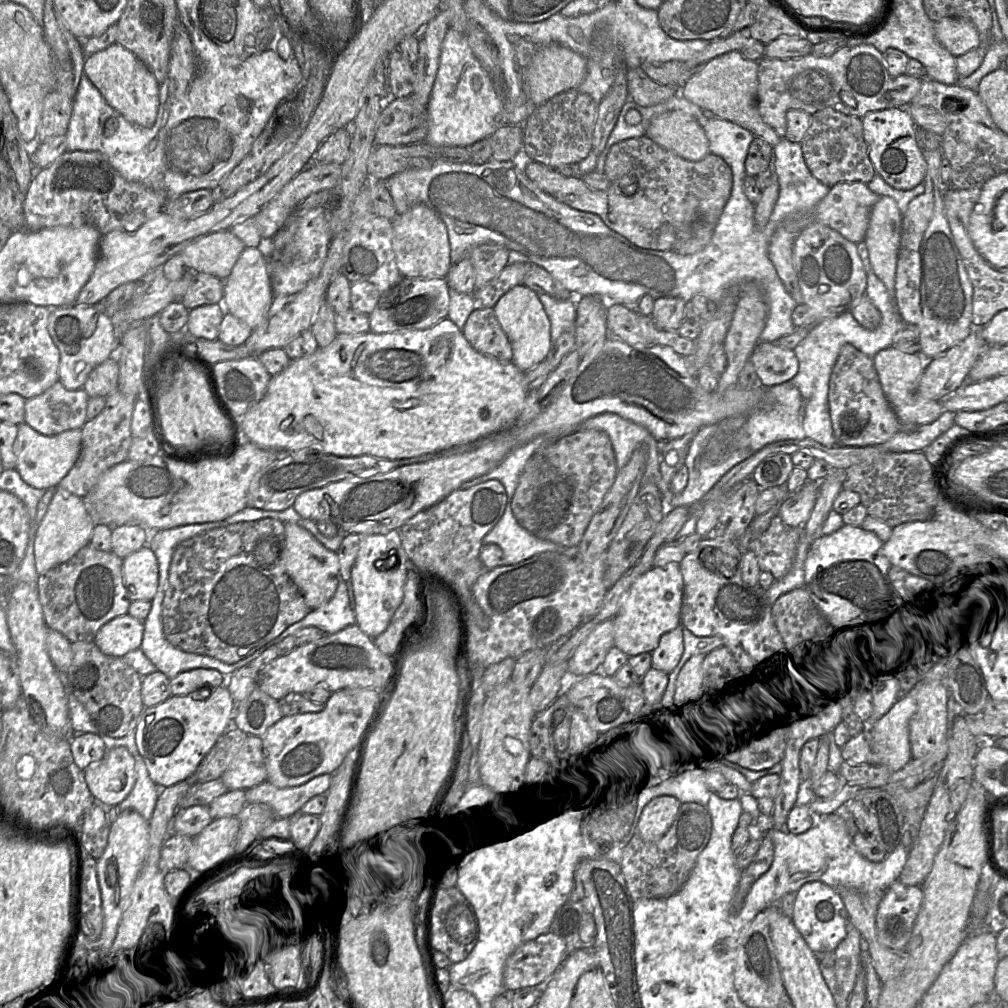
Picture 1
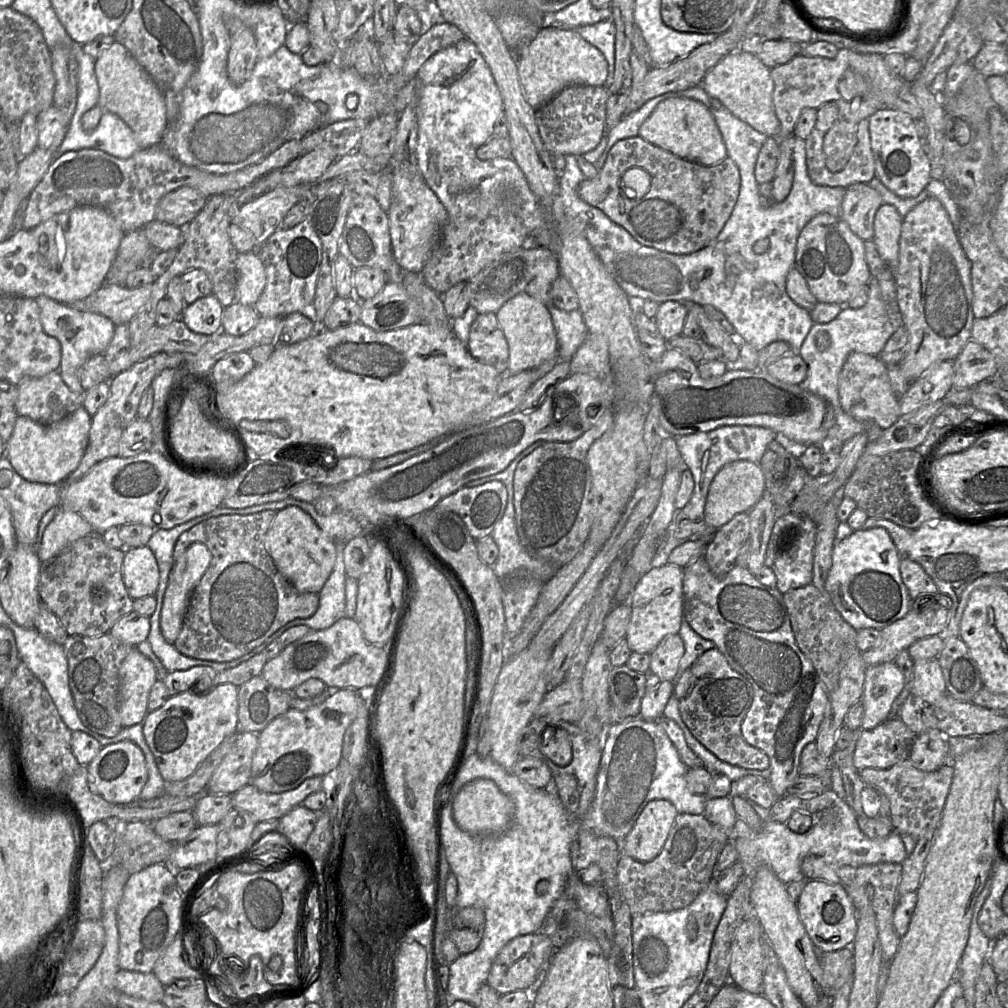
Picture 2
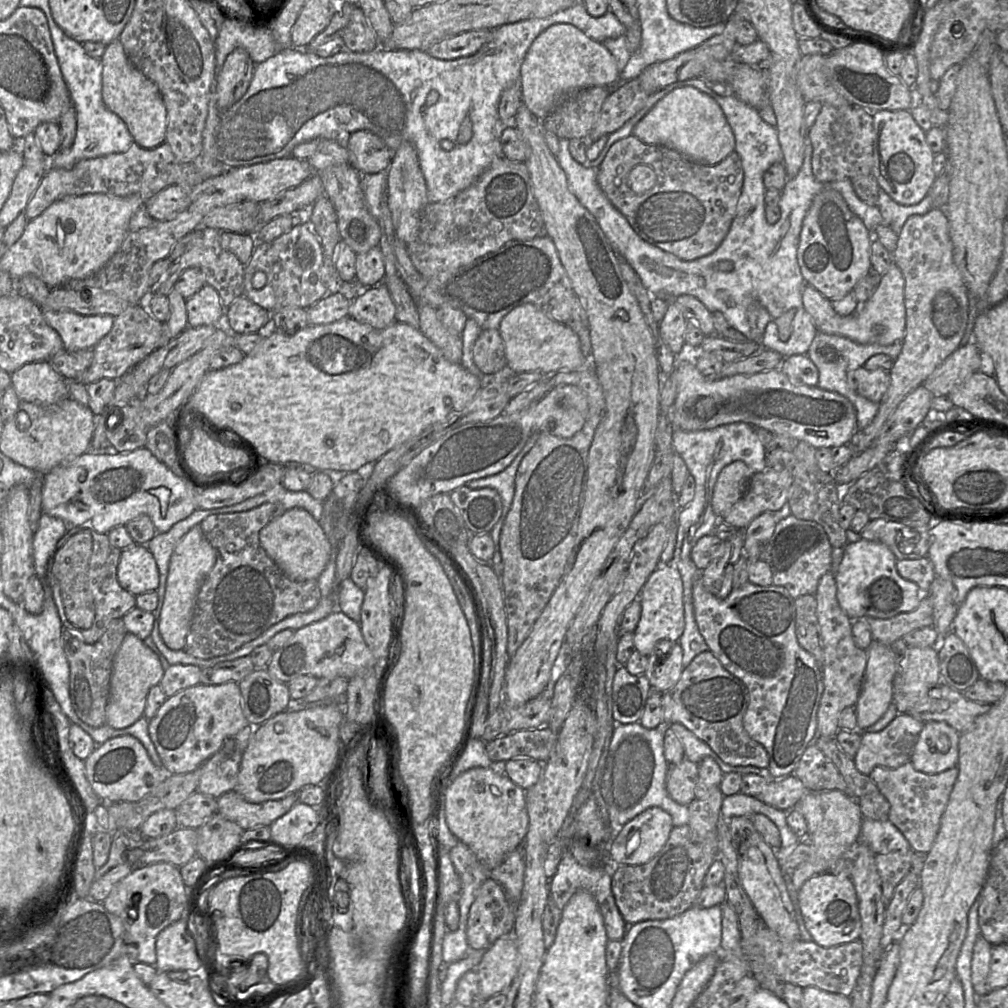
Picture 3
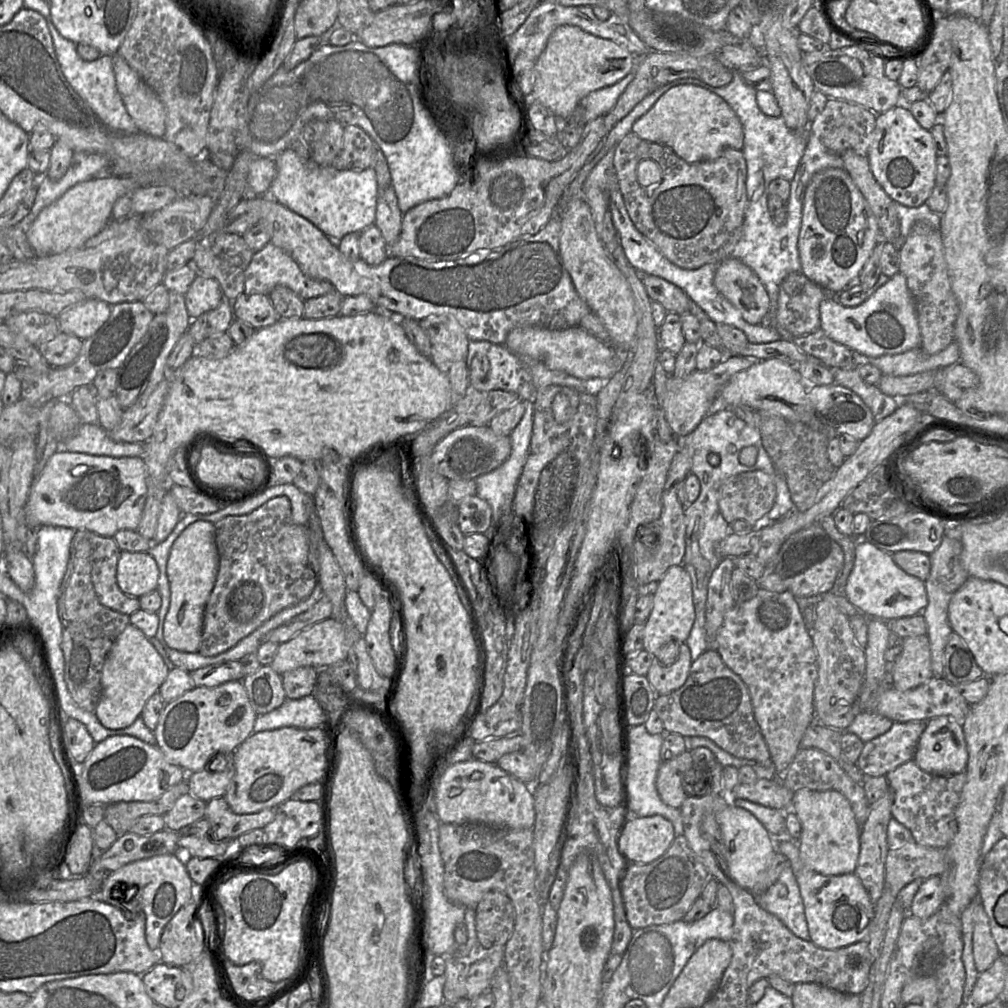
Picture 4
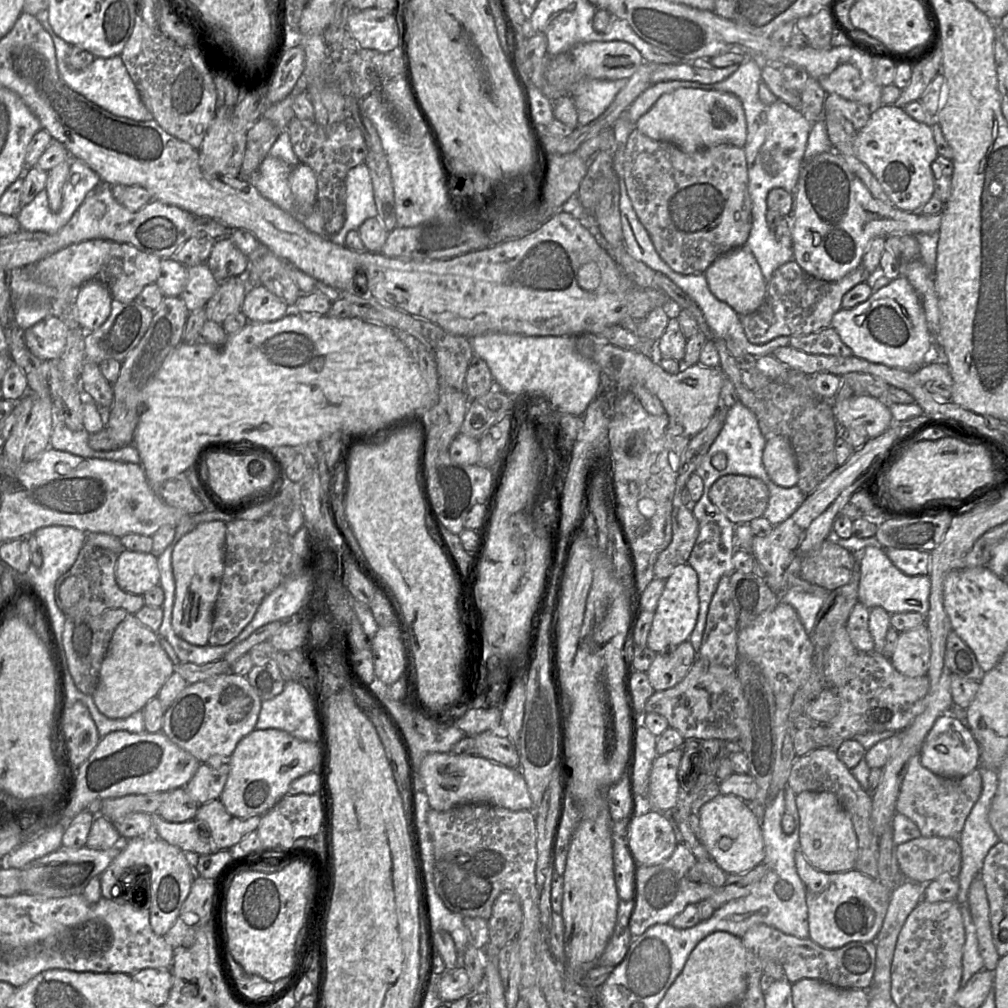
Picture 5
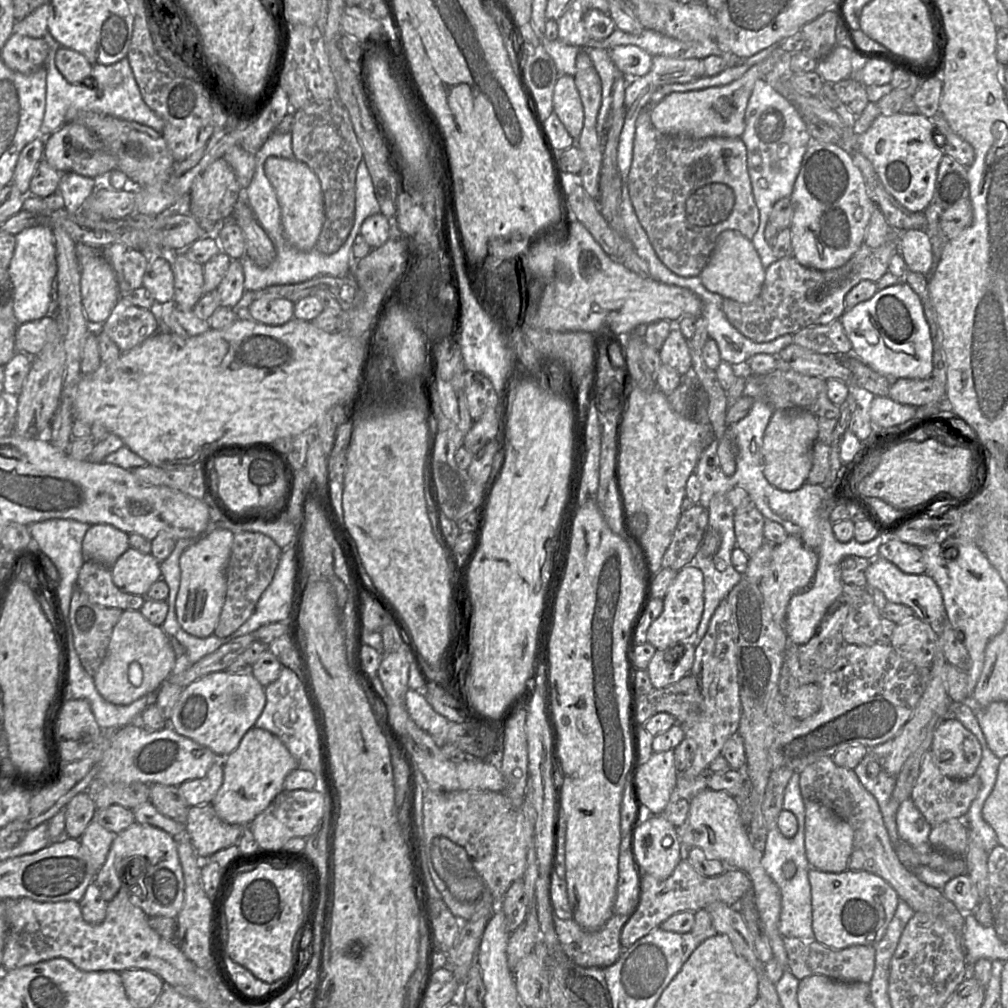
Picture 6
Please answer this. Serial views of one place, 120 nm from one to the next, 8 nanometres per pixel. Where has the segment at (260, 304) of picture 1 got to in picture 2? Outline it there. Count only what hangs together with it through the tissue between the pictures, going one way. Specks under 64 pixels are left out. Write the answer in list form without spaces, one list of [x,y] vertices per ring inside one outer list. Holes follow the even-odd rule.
[[[257,253],[238,254],[236,259],[237,283],[235,301],[254,307],[266,285],[266,274]]]

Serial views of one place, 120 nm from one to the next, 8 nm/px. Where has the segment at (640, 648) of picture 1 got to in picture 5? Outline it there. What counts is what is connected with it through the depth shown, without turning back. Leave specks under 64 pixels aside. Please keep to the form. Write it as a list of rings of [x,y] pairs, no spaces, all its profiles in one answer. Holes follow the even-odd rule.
[[[689,564],[677,566],[665,580],[663,592],[654,611],[647,637],[647,647],[659,653],[670,653],[670,649],[690,637],[699,612],[698,576]]]

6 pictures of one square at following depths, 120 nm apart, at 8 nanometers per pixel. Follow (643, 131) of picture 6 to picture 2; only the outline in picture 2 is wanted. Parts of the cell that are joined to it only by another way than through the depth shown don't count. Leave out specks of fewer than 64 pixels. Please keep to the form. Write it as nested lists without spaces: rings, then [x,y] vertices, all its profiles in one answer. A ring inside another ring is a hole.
[[[640,136],[621,139],[610,149],[604,166],[593,179],[585,179],[578,187],[578,196],[598,208],[615,224],[627,230],[640,244],[675,255],[689,255],[708,246],[719,235],[737,202],[741,177],[737,164],[726,157],[717,164],[704,166],[679,158]],[[630,168],[641,168],[651,176],[648,192],[640,199],[629,199],[620,187],[622,175]]]

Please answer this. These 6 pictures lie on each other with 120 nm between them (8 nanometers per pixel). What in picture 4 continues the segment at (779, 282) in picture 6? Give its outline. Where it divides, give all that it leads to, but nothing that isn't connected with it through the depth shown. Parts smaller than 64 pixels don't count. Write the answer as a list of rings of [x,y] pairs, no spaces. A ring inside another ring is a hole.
[[[802,271],[787,274],[779,286],[772,326],[786,330],[792,337],[801,337],[820,329],[820,303],[829,296],[835,295],[810,280]]]

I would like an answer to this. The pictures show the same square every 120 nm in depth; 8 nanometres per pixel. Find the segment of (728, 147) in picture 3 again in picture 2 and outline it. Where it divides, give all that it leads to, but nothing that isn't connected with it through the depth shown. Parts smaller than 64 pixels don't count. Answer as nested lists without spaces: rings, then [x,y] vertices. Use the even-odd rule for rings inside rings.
[[[668,98],[660,102],[641,125],[638,136],[679,158],[704,166],[717,164],[727,157],[725,143],[711,111],[689,98]]]

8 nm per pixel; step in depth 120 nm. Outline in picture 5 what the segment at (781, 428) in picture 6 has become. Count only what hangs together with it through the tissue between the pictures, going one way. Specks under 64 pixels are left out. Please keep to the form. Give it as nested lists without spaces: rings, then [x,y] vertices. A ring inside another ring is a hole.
[[[782,435],[767,439],[762,462],[769,478],[778,486],[797,485],[798,468],[790,441]]]

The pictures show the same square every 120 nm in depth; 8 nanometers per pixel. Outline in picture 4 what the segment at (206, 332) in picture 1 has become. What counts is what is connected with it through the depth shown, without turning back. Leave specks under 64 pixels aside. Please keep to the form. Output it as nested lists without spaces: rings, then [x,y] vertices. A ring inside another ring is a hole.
[[[198,274],[184,294],[184,299],[192,321],[216,309],[224,301],[224,296],[217,281]]]

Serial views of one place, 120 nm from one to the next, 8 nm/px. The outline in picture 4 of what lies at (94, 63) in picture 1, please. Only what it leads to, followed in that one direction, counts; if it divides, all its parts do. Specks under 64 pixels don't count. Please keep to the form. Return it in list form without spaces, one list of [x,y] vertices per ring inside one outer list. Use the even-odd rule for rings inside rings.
[[[112,55],[116,88],[138,132],[164,138],[166,113],[157,94],[119,55]]]

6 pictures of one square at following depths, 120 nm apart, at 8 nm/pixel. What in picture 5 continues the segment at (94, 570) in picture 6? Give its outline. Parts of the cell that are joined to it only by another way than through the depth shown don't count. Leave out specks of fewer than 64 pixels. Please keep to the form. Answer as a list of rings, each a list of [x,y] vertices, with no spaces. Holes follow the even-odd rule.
[[[84,543],[73,566],[56,581],[55,600],[66,617],[93,618],[111,608],[123,608],[129,614],[136,614],[142,609],[145,605],[144,596],[125,592],[116,581],[118,555],[108,549]],[[71,576],[77,576],[81,580],[82,598],[73,607],[66,607],[61,598],[61,587],[63,582]]]

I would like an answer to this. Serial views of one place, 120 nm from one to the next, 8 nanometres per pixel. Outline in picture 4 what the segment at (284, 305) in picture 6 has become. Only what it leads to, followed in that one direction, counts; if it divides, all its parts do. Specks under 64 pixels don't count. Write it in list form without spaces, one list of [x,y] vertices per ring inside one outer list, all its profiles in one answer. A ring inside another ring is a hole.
[[[242,293],[232,301],[234,320],[240,320],[253,329],[274,325],[280,317],[276,313],[269,296]]]

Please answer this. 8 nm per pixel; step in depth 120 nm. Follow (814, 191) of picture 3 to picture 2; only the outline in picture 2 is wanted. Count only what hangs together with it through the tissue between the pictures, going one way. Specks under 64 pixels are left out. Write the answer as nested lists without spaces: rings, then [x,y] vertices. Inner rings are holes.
[[[724,106],[709,110],[722,135],[727,156],[739,168],[741,185],[729,219],[715,240],[703,249],[689,255],[675,255],[637,242],[627,230],[612,222],[604,212],[587,204],[578,196],[578,187],[586,178],[578,166],[575,155],[565,156],[566,166],[560,173],[558,196],[562,199],[566,215],[578,224],[578,230],[586,237],[605,269],[629,297],[651,300],[658,304],[678,301],[684,304],[711,305],[726,316],[737,332],[739,341],[749,342],[761,351],[770,343],[782,340],[790,344],[791,353],[798,353],[814,322],[810,311],[799,306],[787,294],[786,278],[788,272],[795,267],[796,245],[800,232],[820,213],[840,217],[845,188],[817,185],[811,180],[807,171],[805,140],[795,137],[793,139],[794,178],[789,195],[781,202],[763,207],[760,203],[759,183],[754,170],[759,151],[768,136],[737,118]]]

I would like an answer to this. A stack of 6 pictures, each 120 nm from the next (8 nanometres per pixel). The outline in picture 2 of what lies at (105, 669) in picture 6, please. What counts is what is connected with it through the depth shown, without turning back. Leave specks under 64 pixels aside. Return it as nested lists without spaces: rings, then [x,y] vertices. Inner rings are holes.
[[[136,647],[120,667],[120,719],[123,728],[143,723],[148,714],[148,698],[158,680],[153,662]]]

